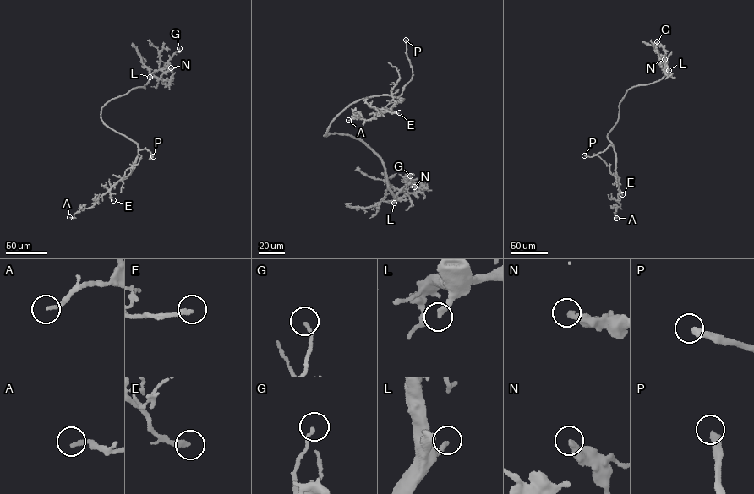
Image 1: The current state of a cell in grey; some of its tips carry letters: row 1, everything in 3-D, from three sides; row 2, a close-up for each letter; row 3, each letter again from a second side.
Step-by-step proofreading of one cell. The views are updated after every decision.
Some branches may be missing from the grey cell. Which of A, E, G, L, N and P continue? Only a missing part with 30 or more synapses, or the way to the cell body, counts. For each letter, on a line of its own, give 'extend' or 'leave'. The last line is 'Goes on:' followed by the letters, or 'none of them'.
A: leave
E: extend
G: leave
L: extend
N: leave
P: extend
Goes on: E, L, P

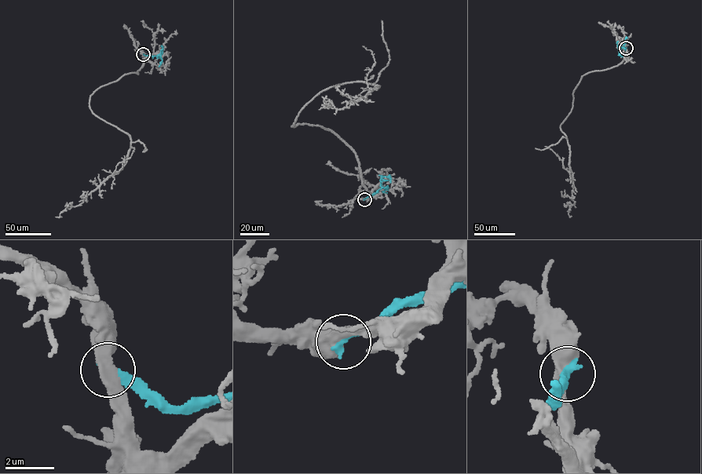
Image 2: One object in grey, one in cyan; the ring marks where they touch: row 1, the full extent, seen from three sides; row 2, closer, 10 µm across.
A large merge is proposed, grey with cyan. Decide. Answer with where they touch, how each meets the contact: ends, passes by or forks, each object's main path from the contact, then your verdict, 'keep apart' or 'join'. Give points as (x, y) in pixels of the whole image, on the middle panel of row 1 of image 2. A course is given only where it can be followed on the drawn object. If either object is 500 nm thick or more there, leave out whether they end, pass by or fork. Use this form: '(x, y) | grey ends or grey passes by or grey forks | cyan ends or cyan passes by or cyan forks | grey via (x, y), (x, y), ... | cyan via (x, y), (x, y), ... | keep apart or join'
(364, 199) | grey passes by | cyan ends | grey via (364, 198), (349, 146), (319, 126), (291, 125), (332, 86), (380, 85), (345, 107), (319, 110) | cyan via (364, 199), (381, 187), (381, 177), (389, 176), (391, 183) | keep apart

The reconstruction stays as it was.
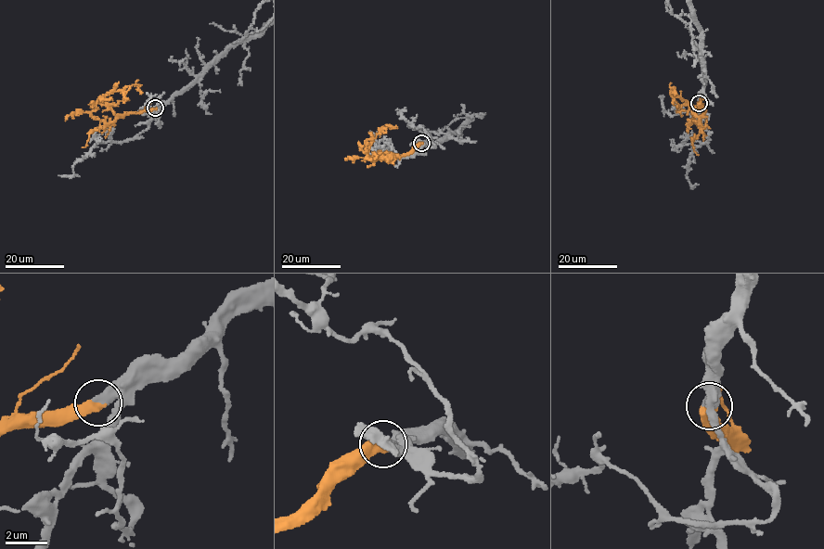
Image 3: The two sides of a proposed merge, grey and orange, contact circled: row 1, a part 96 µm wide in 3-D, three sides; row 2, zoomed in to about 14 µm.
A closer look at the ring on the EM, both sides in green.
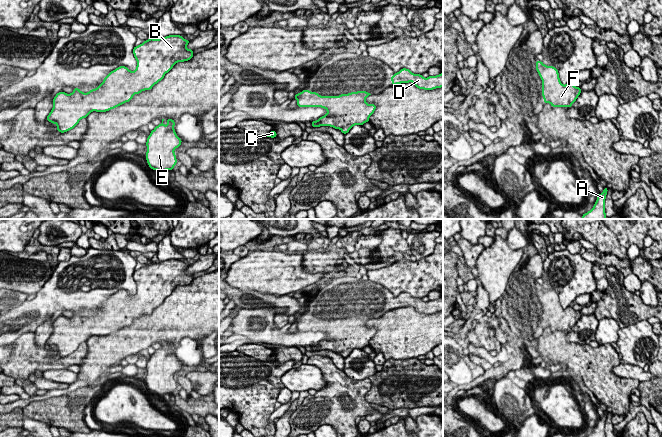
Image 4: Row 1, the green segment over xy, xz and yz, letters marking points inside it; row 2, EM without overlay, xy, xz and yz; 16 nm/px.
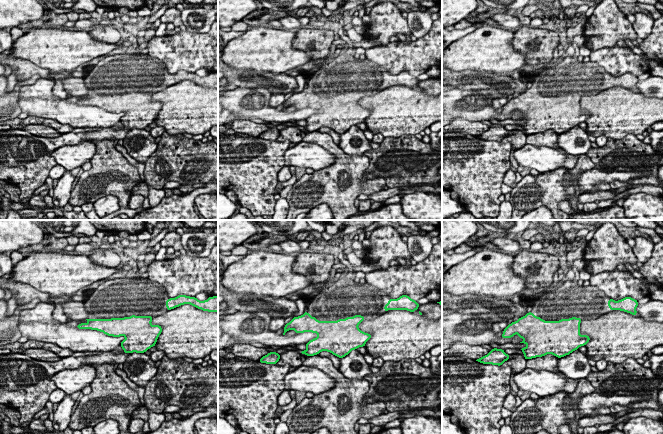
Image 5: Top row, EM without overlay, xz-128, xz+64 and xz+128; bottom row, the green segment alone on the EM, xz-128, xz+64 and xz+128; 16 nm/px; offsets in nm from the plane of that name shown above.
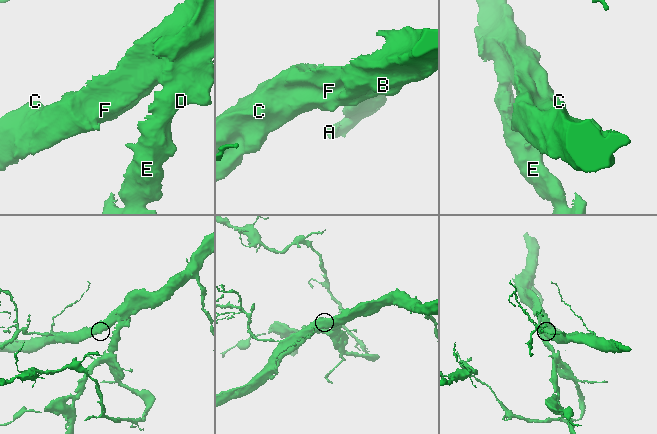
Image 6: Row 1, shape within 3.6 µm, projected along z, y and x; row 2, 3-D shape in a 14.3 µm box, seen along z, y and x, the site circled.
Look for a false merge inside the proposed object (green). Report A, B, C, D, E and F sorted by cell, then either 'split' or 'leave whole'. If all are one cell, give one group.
groups A B C D E F; leave whole

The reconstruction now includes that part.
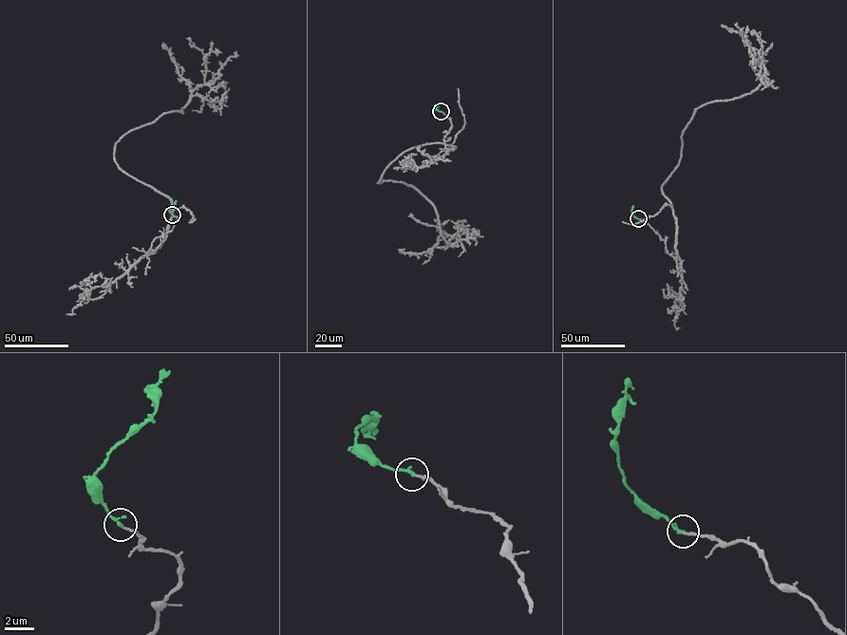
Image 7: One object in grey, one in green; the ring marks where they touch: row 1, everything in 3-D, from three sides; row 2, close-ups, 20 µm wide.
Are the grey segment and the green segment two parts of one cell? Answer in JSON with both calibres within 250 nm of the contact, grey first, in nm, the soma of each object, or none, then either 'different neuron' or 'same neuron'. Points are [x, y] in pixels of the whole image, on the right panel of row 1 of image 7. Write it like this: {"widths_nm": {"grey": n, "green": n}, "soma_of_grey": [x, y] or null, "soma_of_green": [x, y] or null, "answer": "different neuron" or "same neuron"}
{"widths_nm": {"grey": 130, "green": 220}, "soma_of_grey": null, "soma_of_green": null, "answer": "same neuron"}

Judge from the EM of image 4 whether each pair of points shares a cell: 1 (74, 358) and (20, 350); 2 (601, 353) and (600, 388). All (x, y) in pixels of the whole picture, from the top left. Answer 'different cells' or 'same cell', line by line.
1: same cell
2: same cell

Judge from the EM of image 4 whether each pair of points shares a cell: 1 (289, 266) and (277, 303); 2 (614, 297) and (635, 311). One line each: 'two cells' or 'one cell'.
1: two cells
2: one cell

